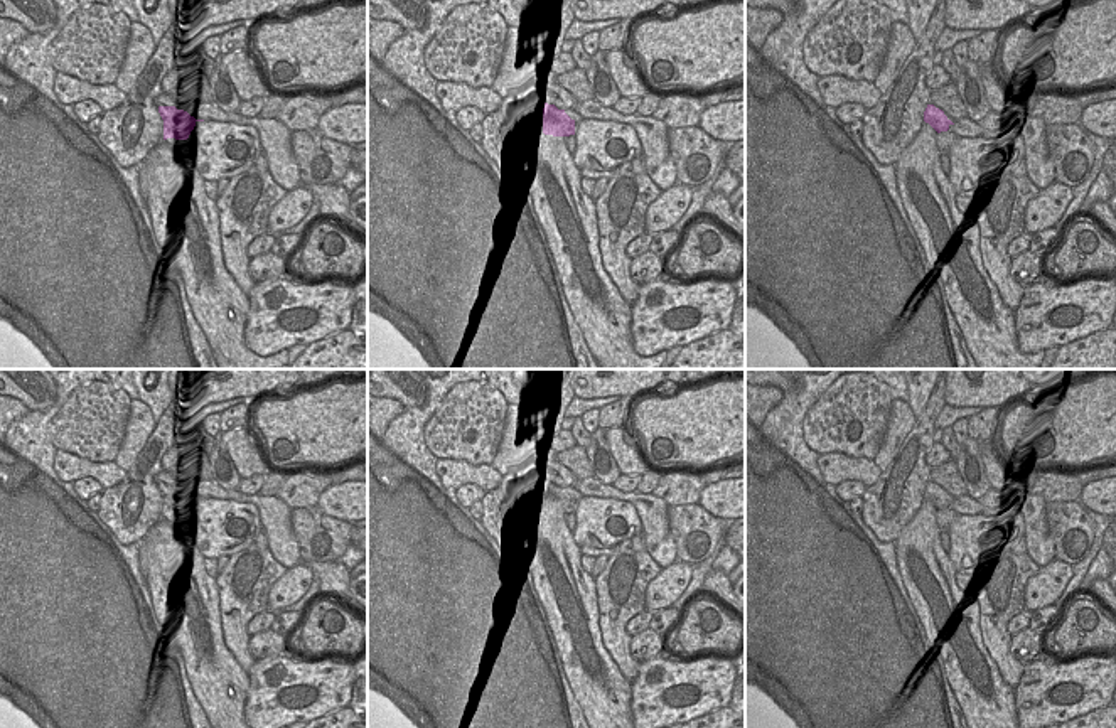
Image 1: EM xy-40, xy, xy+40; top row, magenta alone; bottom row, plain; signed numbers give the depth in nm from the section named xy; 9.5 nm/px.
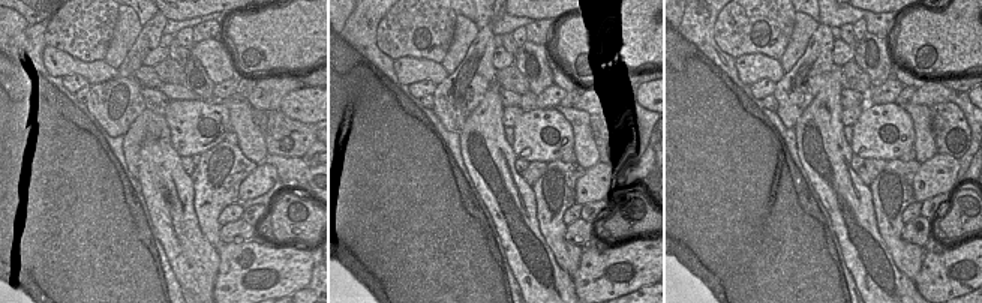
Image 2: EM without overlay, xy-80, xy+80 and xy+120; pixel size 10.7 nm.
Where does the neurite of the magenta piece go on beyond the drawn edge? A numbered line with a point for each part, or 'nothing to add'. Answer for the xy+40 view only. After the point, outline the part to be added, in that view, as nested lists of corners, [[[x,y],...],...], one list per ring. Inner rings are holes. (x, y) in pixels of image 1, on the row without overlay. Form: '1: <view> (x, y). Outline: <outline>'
1: xy+40 (944, 516). Outline: [[[941,509],[936,514],[937,526],[949,534],[949,526],[958,514],[952,509]]]

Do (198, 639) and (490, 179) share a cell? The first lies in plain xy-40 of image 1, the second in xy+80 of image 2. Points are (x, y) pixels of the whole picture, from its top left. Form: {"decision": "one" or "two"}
{"decision": "one"}

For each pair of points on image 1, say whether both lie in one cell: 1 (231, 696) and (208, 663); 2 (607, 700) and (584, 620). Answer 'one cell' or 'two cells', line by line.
1: one cell
2: one cell

